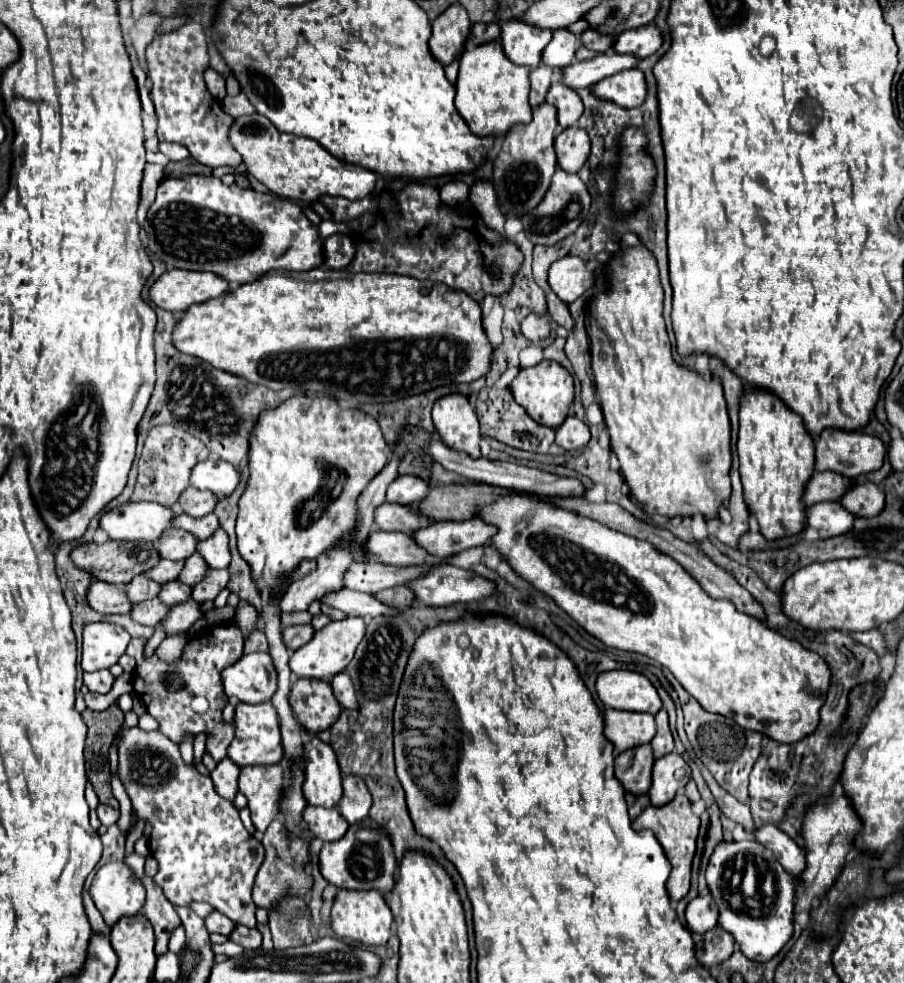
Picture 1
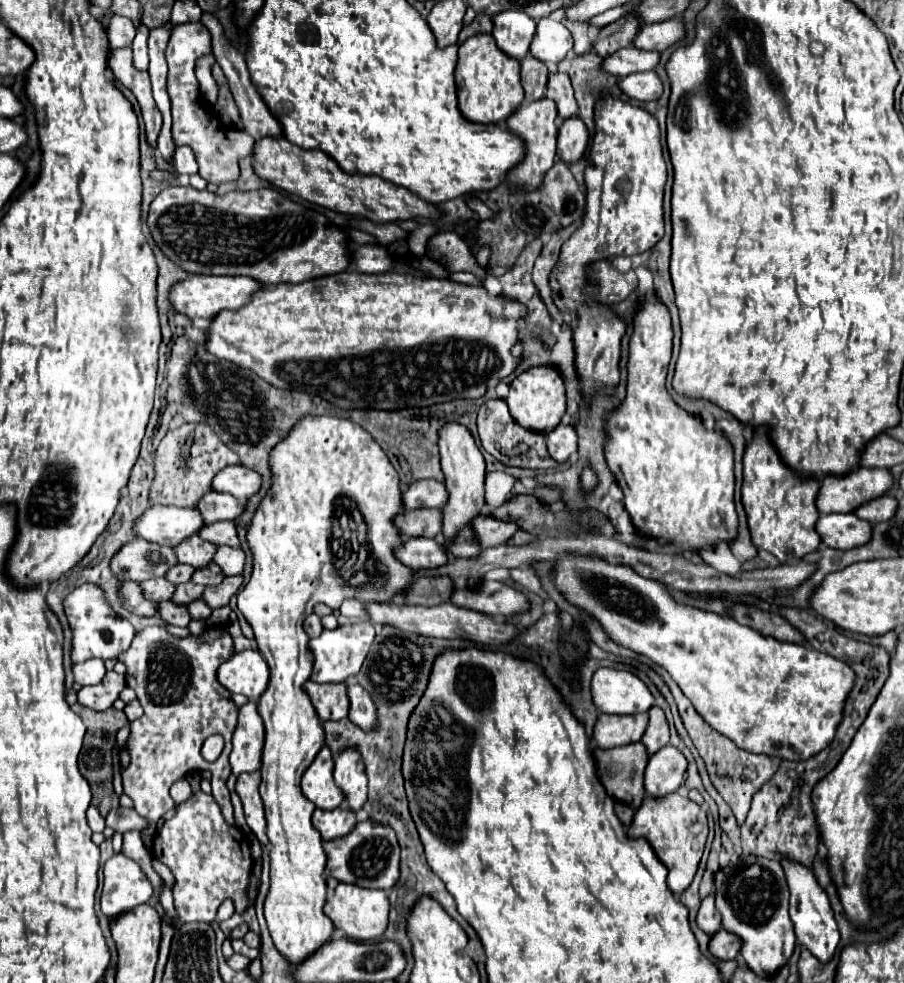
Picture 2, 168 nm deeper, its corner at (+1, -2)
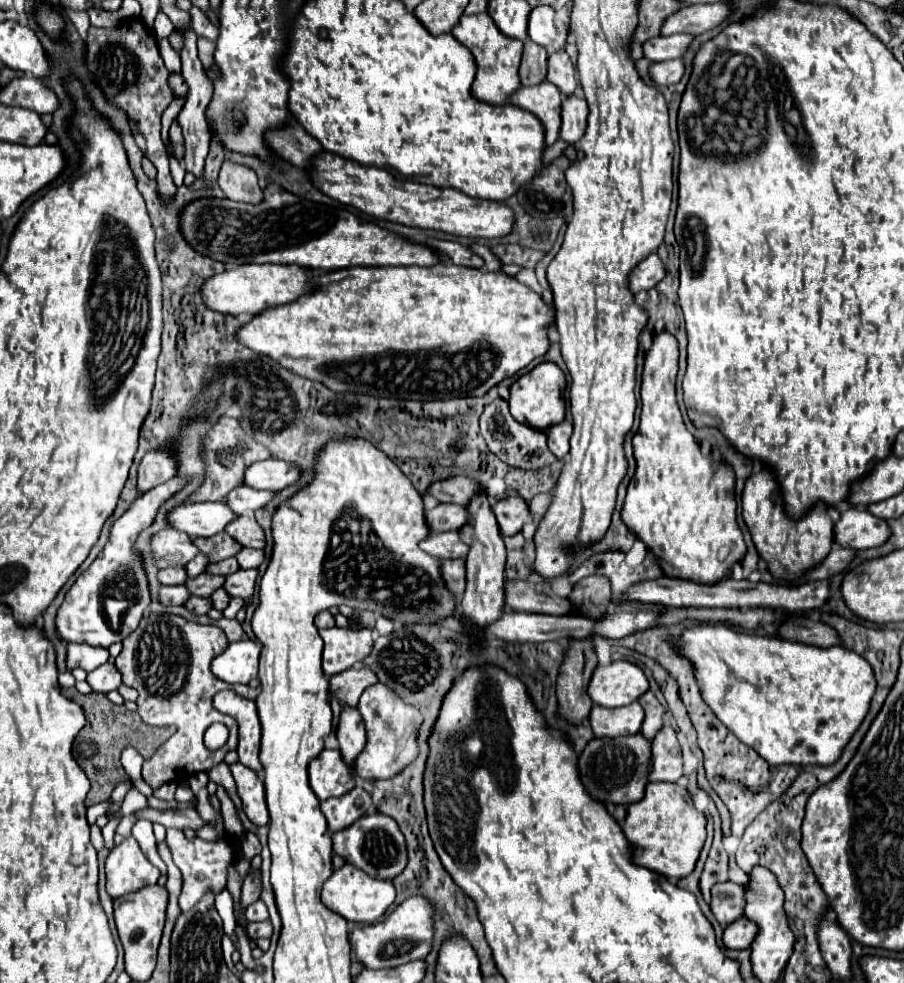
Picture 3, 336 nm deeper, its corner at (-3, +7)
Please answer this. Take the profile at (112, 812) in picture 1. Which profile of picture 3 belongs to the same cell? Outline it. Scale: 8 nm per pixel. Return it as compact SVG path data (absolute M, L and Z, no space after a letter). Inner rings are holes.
M151 807L139 809L135 811L137 819L149 819L151 823L161 823L165 827L177 827L177 829L199 829L205 821L199 817L199 813L195 809L189 807L179 807L175 811L157 811Z

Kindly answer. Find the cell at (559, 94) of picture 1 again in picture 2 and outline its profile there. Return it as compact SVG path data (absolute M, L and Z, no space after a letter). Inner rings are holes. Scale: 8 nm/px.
M563 72L549 74L545 96L551 98L557 104L561 120L577 114L577 102L575 102L575 96L573 96L573 86L571 86L571 80L569 80L567 74L563 74Z

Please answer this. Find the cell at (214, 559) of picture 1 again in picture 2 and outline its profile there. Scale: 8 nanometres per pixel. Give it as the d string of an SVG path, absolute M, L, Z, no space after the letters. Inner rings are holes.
M219 546L217 556L215 556L215 564L221 566L221 570L227 576L237 576L245 568L245 552L237 550L237 548L229 548L229 546Z

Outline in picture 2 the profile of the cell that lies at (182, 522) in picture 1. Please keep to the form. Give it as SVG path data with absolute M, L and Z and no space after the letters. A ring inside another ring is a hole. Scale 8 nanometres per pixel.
M231 520L231 522L217 522L213 526L203 528L199 532L199 536L203 540L209 540L209 542L217 544L217 546L227 544L227 546L233 546L233 548L241 548L241 542L237 538L237 530L235 528L237 528L235 526L235 520Z

